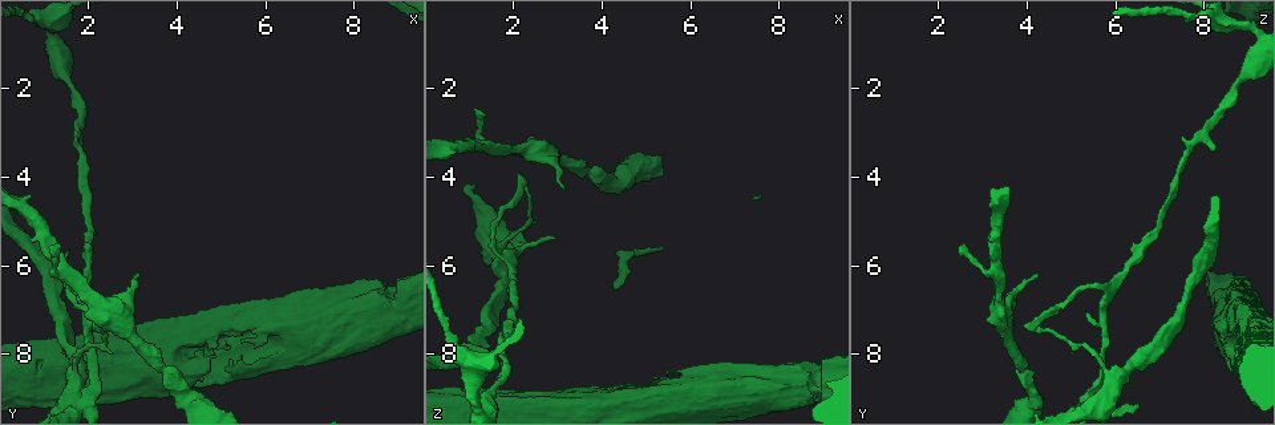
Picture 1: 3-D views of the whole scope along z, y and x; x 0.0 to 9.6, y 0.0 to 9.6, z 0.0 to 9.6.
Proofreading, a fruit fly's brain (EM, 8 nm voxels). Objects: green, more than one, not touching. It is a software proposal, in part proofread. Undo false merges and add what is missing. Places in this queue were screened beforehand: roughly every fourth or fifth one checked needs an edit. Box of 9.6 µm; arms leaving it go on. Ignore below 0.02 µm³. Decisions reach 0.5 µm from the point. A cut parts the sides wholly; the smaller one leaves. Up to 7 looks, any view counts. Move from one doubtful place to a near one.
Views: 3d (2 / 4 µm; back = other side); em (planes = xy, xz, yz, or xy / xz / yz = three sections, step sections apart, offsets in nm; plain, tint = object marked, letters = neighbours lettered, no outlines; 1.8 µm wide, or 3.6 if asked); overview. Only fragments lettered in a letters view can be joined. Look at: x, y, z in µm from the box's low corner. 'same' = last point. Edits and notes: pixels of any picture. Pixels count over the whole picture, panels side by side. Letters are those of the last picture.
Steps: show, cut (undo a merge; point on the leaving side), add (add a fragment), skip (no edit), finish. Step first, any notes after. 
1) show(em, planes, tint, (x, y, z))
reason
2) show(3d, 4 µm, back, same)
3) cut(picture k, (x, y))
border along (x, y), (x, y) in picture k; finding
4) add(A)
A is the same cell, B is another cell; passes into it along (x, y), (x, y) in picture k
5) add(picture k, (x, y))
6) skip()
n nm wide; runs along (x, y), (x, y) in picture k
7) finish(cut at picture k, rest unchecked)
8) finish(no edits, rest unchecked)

show(em, planes, letters, (1.80, 3.40, 8.30))

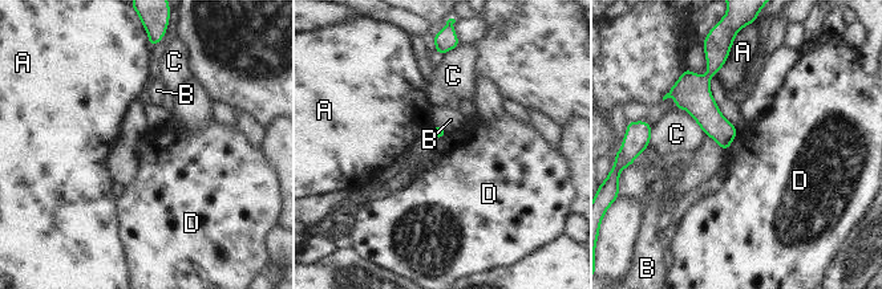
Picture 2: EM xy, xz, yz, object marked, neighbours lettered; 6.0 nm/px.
skip()
C touches over 260 nm; A, B, C and D are other cells; border along (737, 133), (725, 150) in picture 2; no lettered fragment goes on from it

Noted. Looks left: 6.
show(3d, 2 µm, (1.90, 6.70, 5.70))
abrupt turn

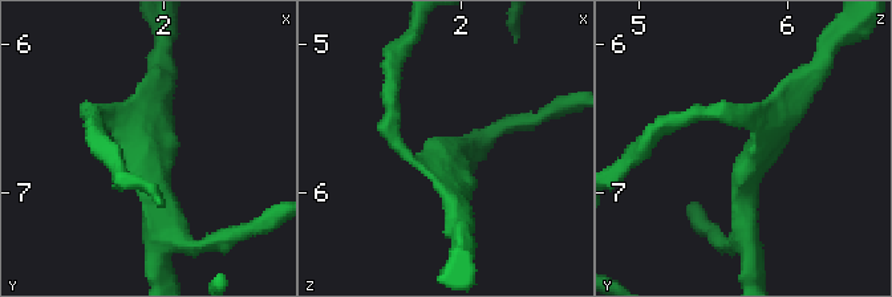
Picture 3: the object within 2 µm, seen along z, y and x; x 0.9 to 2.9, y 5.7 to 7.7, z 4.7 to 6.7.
show(em, planes, letters, (1.84, 6.70, 5.78))
3 arms

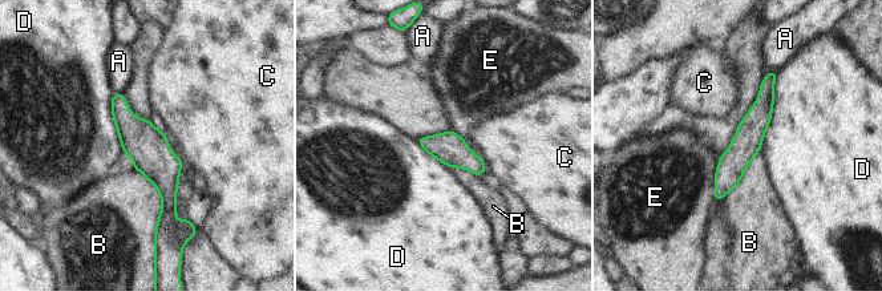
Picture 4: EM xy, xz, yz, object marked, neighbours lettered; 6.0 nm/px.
skip()
D touches over 500 nm; A, B, C, D and E are other cells; runs along (772, 75), (760, 114), (717, 197) in picture 4; continuous, no second cell

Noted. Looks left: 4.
show(em, planes, tint, (3.15, 6.25, 4.30))
tapers out

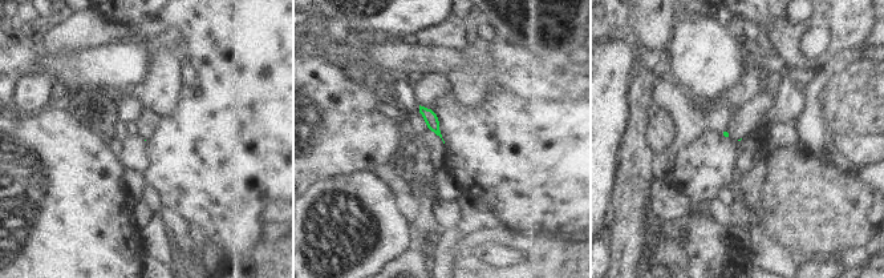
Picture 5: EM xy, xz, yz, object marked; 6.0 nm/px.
show(em, planes, letters, same)

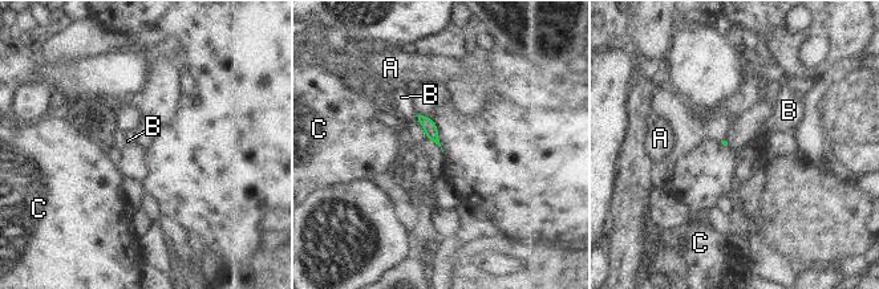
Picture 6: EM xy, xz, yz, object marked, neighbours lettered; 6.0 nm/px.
skip()
A, B and C are other cells; border along (417, 114), (420, 123) in picture 6; none of them fits

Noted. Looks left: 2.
finish(no edits, rest unchecked)

